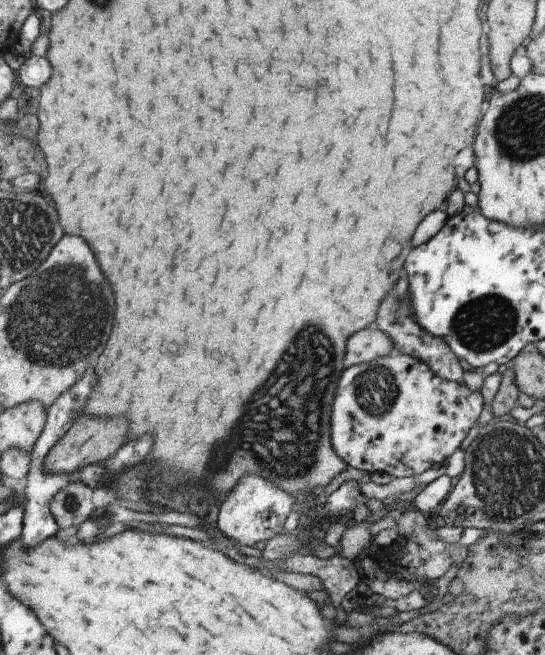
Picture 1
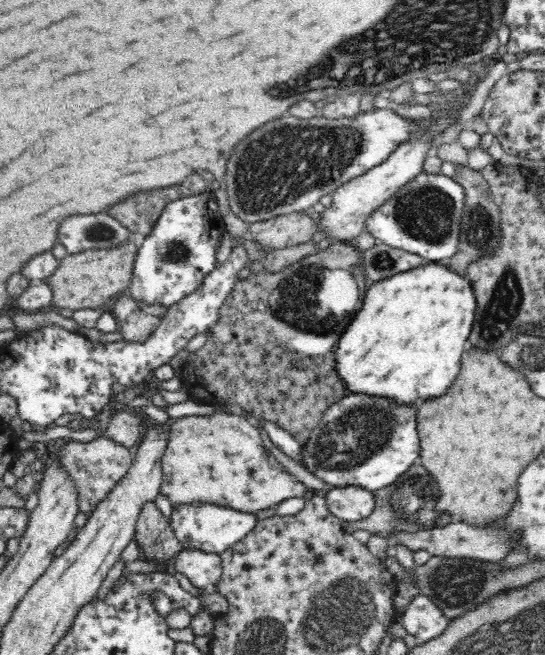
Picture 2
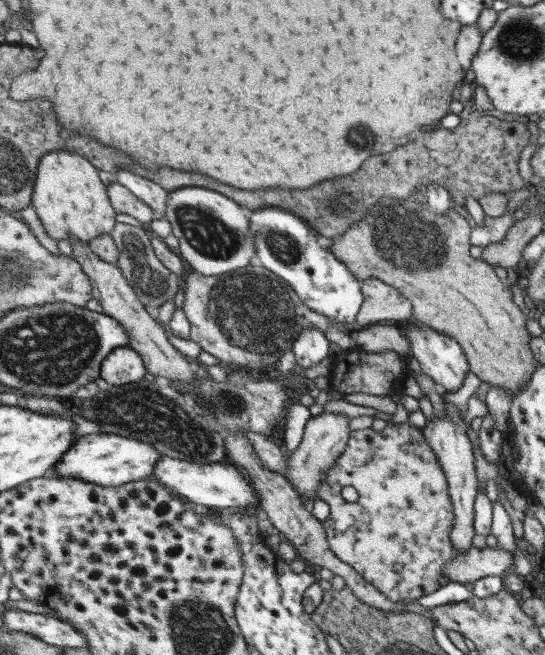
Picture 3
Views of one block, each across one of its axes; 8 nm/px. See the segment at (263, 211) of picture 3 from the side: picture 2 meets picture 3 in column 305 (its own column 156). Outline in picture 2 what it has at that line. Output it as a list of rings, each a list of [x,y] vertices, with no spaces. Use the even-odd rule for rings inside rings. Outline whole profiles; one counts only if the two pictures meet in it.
[[[206,190],[200,196],[186,196],[168,202],[136,252],[132,284],[128,286],[130,296],[146,304],[154,302],[172,308],[184,298],[198,294],[204,280],[218,268],[216,248],[220,246],[224,232],[224,218],[214,192]]]

